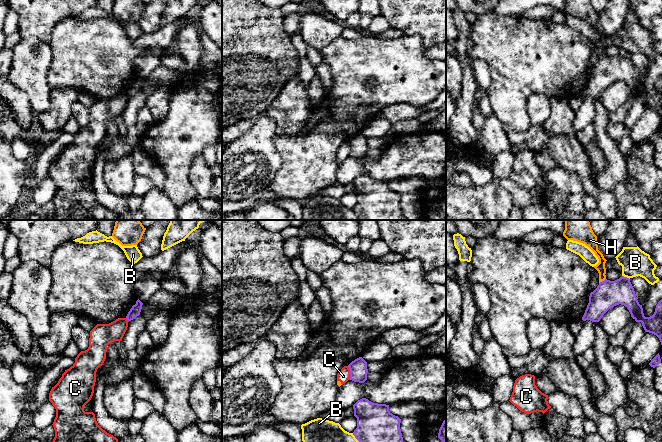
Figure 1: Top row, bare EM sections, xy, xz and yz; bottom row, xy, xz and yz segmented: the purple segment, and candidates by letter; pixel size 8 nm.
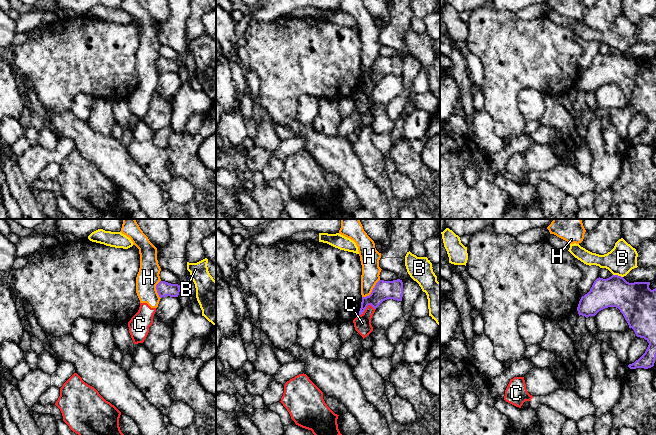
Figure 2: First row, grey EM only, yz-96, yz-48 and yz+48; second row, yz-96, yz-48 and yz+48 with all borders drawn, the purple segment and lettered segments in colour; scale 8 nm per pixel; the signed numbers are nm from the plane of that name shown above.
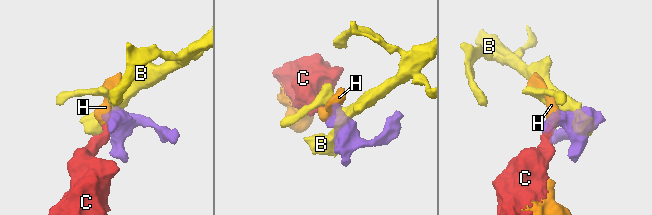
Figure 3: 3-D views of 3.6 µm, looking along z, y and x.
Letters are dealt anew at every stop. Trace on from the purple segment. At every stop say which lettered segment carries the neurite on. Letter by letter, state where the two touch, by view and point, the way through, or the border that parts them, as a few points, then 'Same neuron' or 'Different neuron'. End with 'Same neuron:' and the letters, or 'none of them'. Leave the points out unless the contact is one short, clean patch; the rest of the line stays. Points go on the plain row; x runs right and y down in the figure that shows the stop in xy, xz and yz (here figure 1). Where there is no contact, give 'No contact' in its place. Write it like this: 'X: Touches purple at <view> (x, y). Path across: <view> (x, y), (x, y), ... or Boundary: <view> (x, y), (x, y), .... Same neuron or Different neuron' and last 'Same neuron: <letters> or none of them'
B: Touches purple at yz (626, 53). Different neuron
C: Touches purple at xz (350, 149). Boundary: xz (347, 142), (350, 148), (350, 155). Different neuron
H: Touches purple at yz (602, 57). Boundary: yz (605, 54), (599, 59). Different neuron
Same neuron: none of them

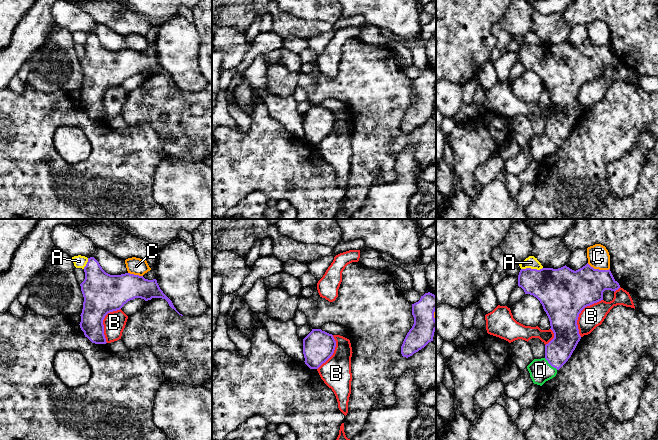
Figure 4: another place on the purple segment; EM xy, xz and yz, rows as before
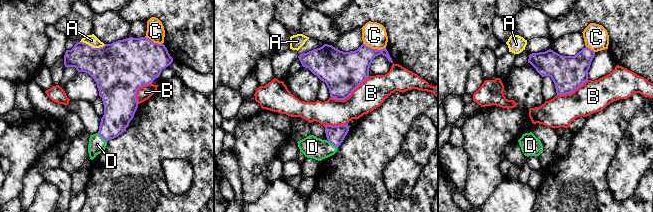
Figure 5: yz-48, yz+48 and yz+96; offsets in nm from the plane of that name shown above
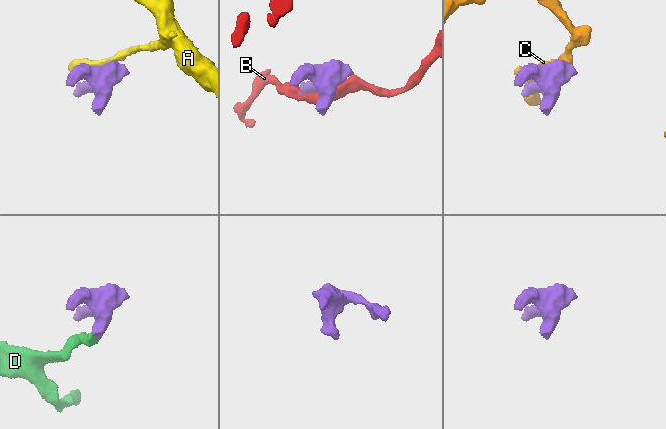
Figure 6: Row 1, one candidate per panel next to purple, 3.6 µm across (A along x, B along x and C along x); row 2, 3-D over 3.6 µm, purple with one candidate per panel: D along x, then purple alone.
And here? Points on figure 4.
A: Touches purple at yz (530, 44). Different neuron
B: Touches purple at yz (580, 88). Different neuron
C: Touches purple at yz (598, 45). Different neuron
D: Touches purple at yz (551, 141). Path across: yz (557, 128), (551, 141), (540, 146). Same neuron
Same neuron: D

